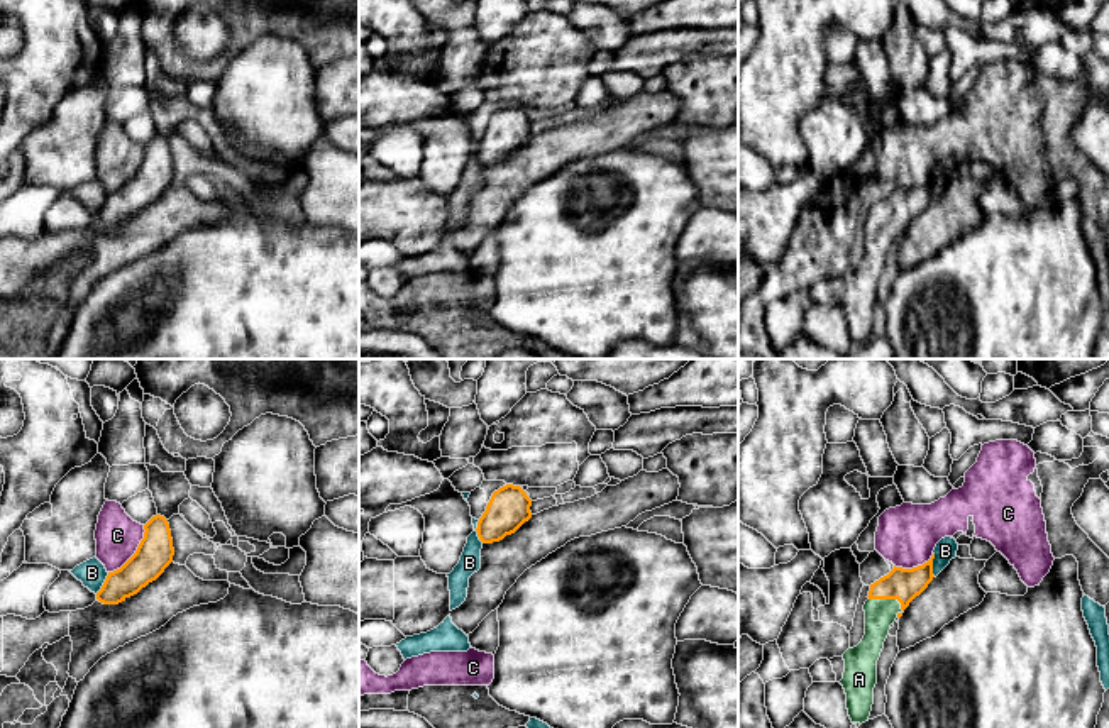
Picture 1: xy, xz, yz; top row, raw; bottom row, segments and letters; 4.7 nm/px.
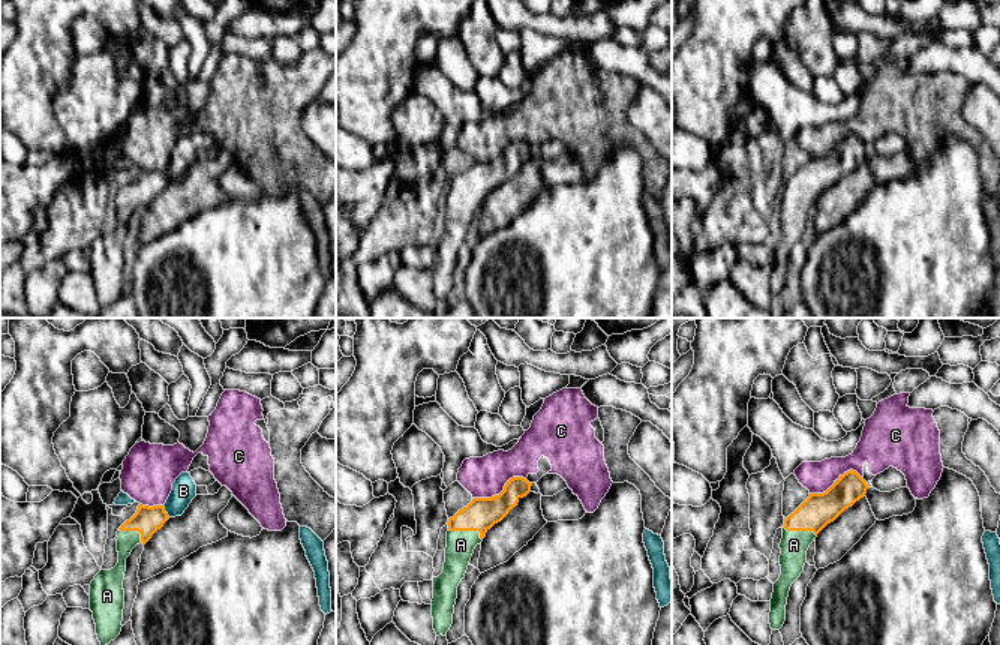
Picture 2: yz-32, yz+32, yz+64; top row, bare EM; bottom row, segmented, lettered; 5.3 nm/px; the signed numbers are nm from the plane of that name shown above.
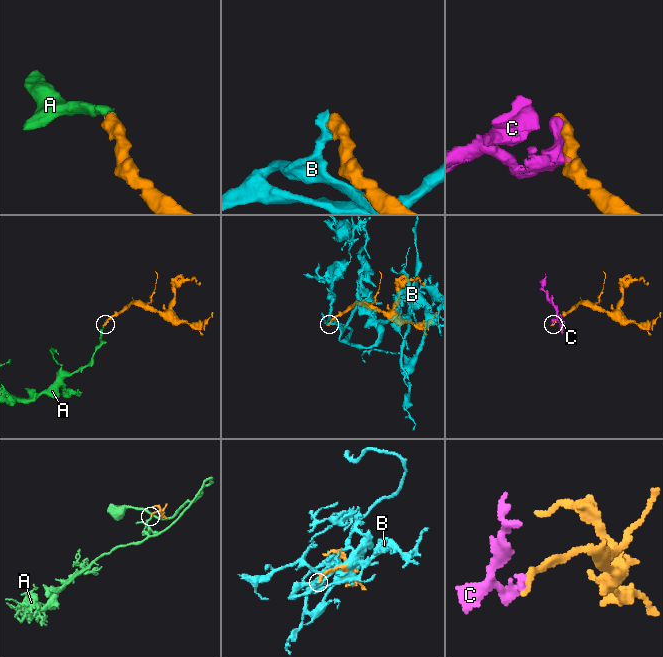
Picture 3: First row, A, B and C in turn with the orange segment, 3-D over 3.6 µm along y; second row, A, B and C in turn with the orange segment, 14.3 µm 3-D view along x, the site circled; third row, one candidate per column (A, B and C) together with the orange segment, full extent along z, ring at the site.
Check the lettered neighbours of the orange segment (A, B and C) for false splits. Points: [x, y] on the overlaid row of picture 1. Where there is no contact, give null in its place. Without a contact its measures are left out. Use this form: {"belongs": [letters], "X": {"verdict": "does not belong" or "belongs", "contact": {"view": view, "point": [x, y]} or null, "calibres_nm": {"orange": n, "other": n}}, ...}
{"belongs": ["A"], "A": {"verdict": "belongs", "contact": {"view": "yz", "point": [889, 598]}, "calibres_nm": {"orange": 160, "other": 140}}, "B": {"verdict": "does not belong", "contact": {"view": "yz", "point": [932, 564]}, "calibres_nm": {"orange": 160, "other": 100}}, "C": {"verdict": "does not belong", "contact": {"view": "xy", "point": [136, 552]}, "calibres_nm": {"orange": 170, "other": 220}}}

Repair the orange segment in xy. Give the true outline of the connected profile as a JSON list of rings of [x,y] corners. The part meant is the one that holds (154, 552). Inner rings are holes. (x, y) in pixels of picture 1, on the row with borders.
[[[156,515],[144,525],[144,538],[135,554],[117,571],[108,572],[97,599],[119,604],[156,581],[173,562],[174,549],[169,523]]]

